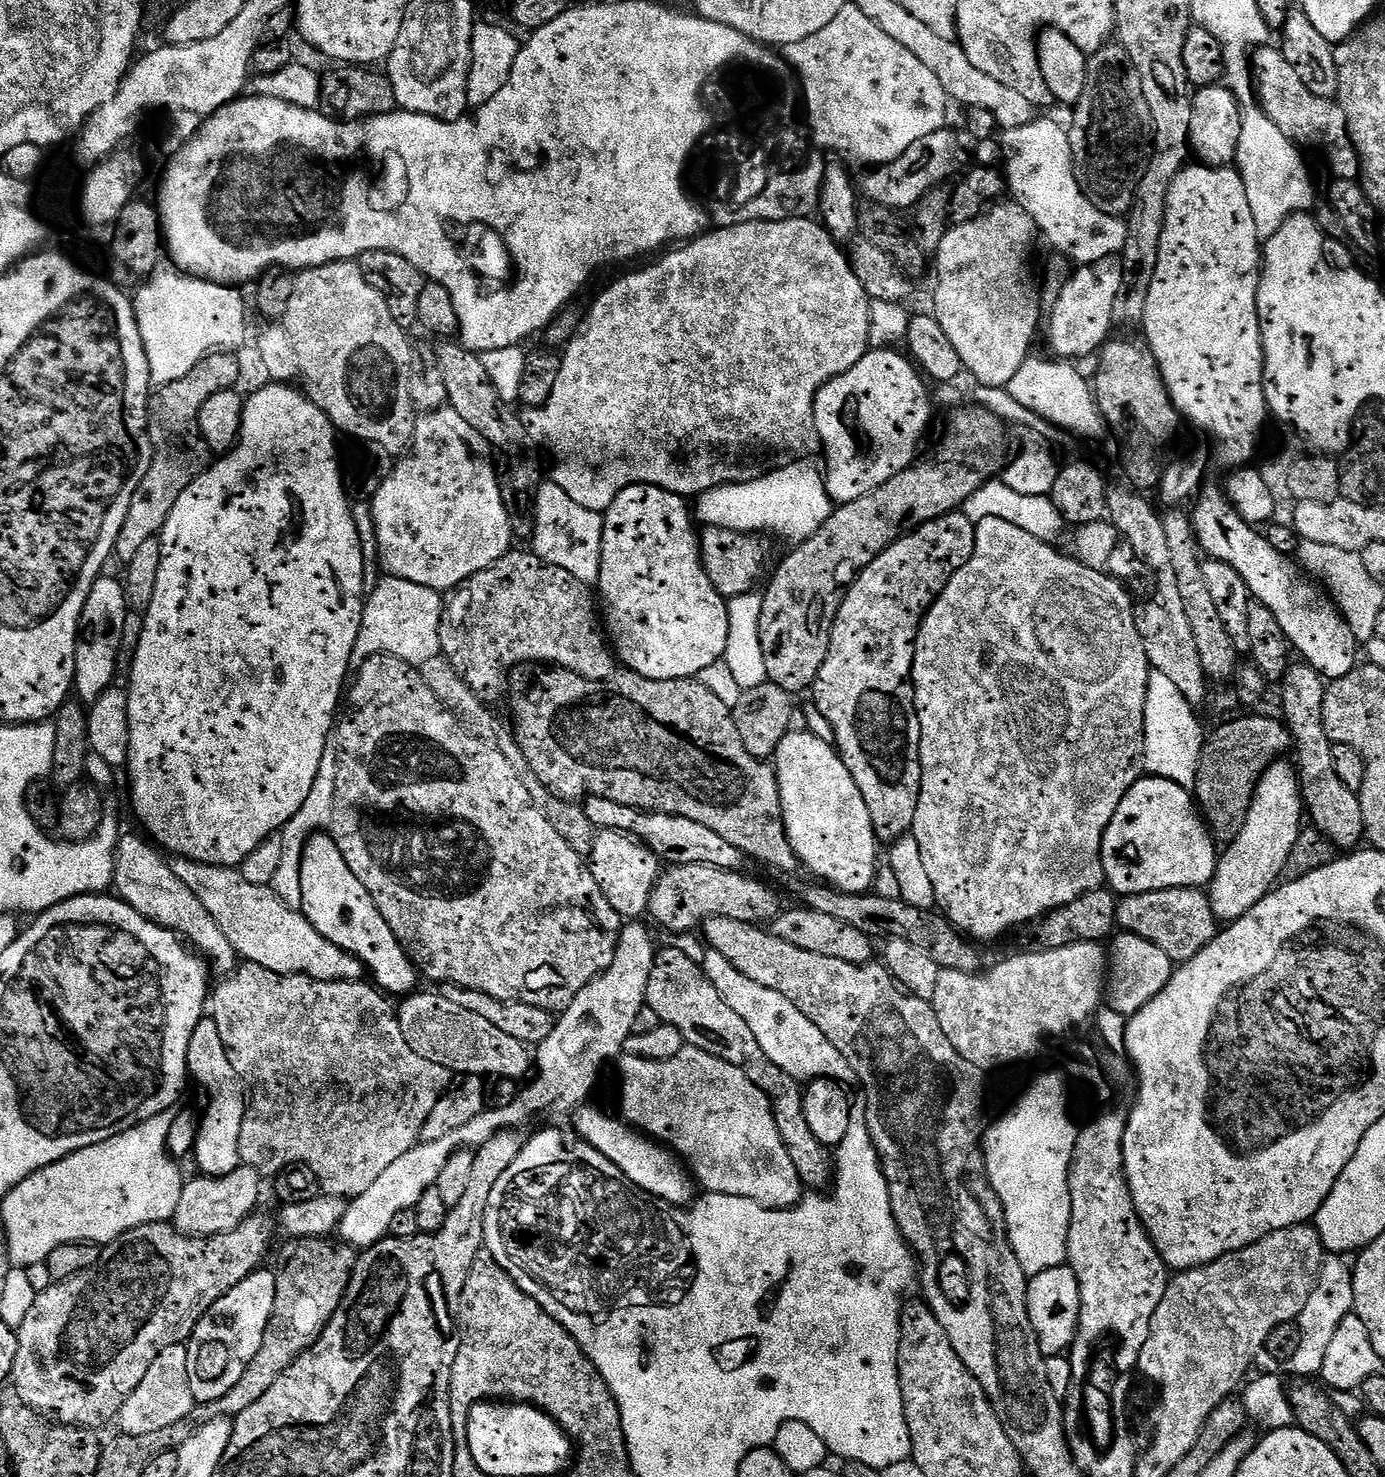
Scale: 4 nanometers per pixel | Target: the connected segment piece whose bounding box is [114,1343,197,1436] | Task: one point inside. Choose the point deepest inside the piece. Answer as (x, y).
(164, 1397)

